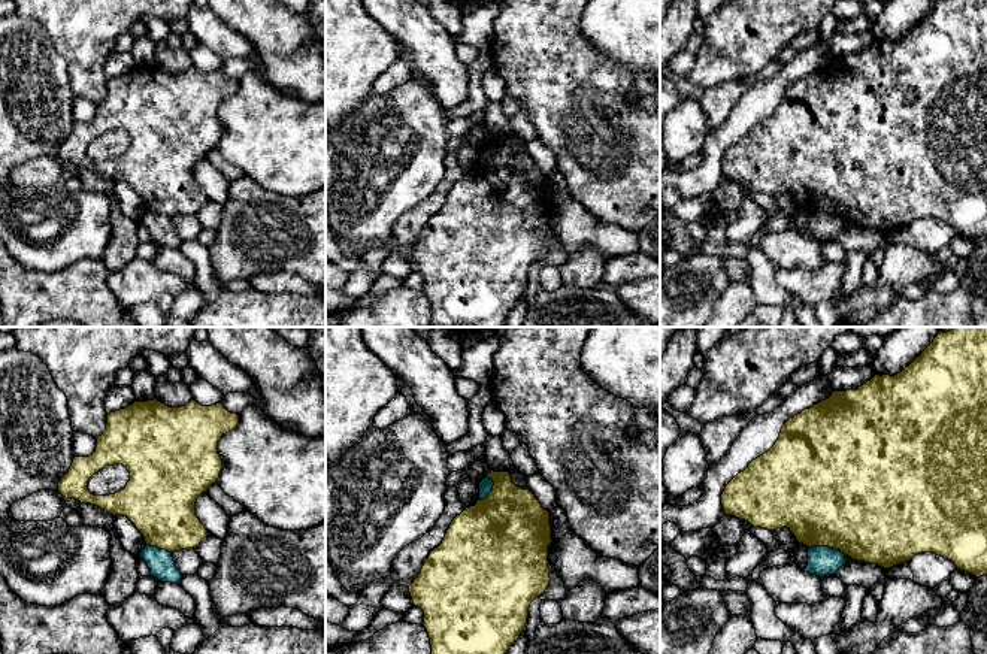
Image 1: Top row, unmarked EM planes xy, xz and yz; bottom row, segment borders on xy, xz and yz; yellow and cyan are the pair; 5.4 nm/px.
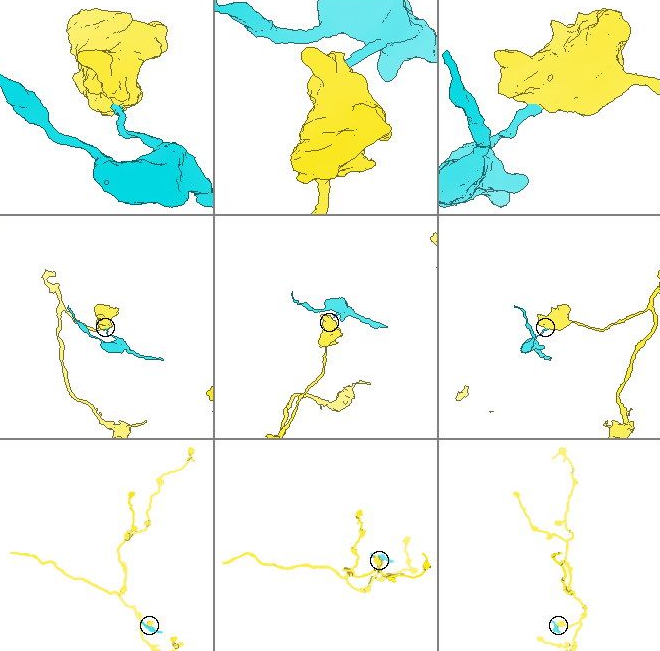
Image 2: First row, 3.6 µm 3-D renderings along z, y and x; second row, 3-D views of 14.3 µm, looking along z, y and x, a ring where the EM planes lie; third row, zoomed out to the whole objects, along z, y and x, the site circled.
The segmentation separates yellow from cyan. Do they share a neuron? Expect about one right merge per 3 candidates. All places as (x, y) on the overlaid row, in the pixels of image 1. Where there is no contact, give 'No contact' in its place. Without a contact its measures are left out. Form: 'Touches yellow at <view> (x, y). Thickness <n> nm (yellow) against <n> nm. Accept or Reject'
Touches yellow at yz (827, 545). Thickness 500 nm (yellow) against 160 nm. Reject

